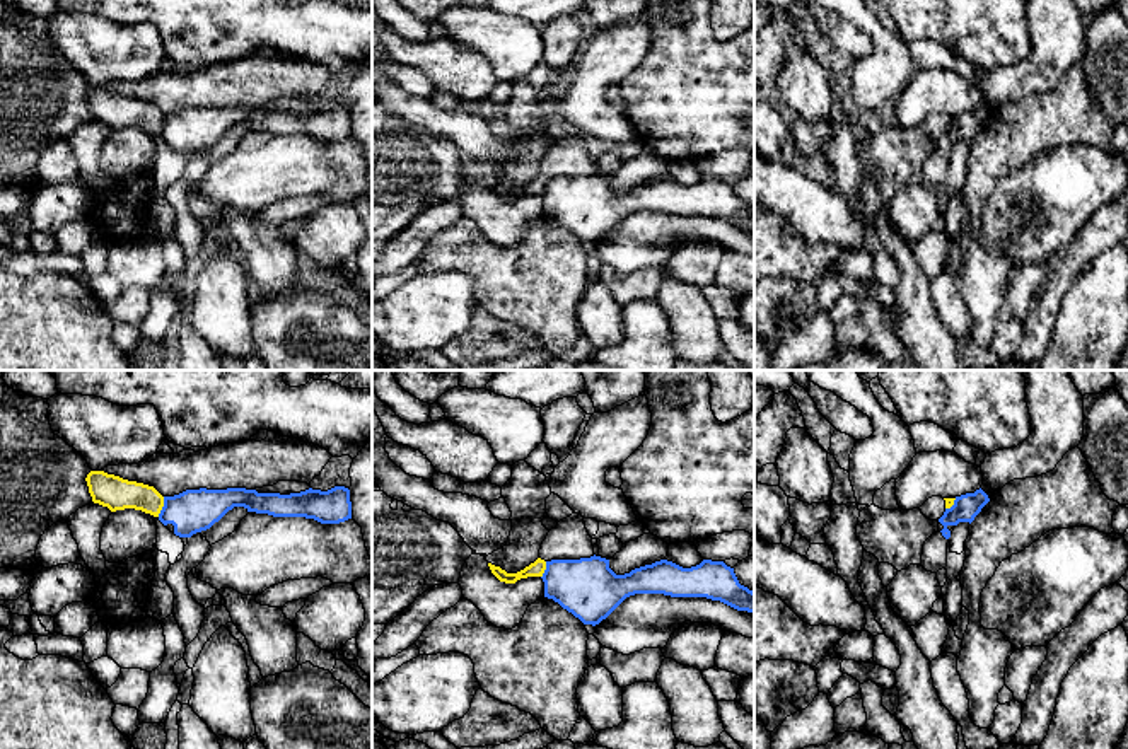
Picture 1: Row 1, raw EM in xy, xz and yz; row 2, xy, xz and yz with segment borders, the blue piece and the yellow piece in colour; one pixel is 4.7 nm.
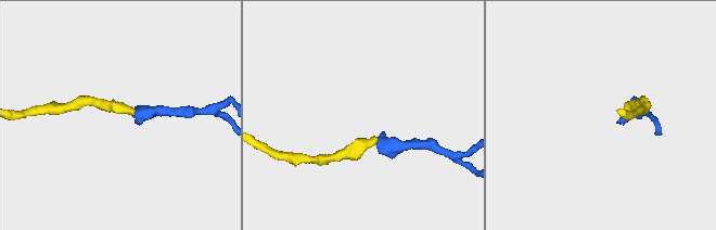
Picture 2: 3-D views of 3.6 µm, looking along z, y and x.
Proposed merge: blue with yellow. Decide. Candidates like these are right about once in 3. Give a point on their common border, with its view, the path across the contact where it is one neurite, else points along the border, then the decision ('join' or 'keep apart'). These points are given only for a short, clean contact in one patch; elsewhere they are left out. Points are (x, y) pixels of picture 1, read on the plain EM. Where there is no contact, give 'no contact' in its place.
meets blue in xy at (162, 125); border along xy (164, 115), (164, 123), (157, 133); keep apart

